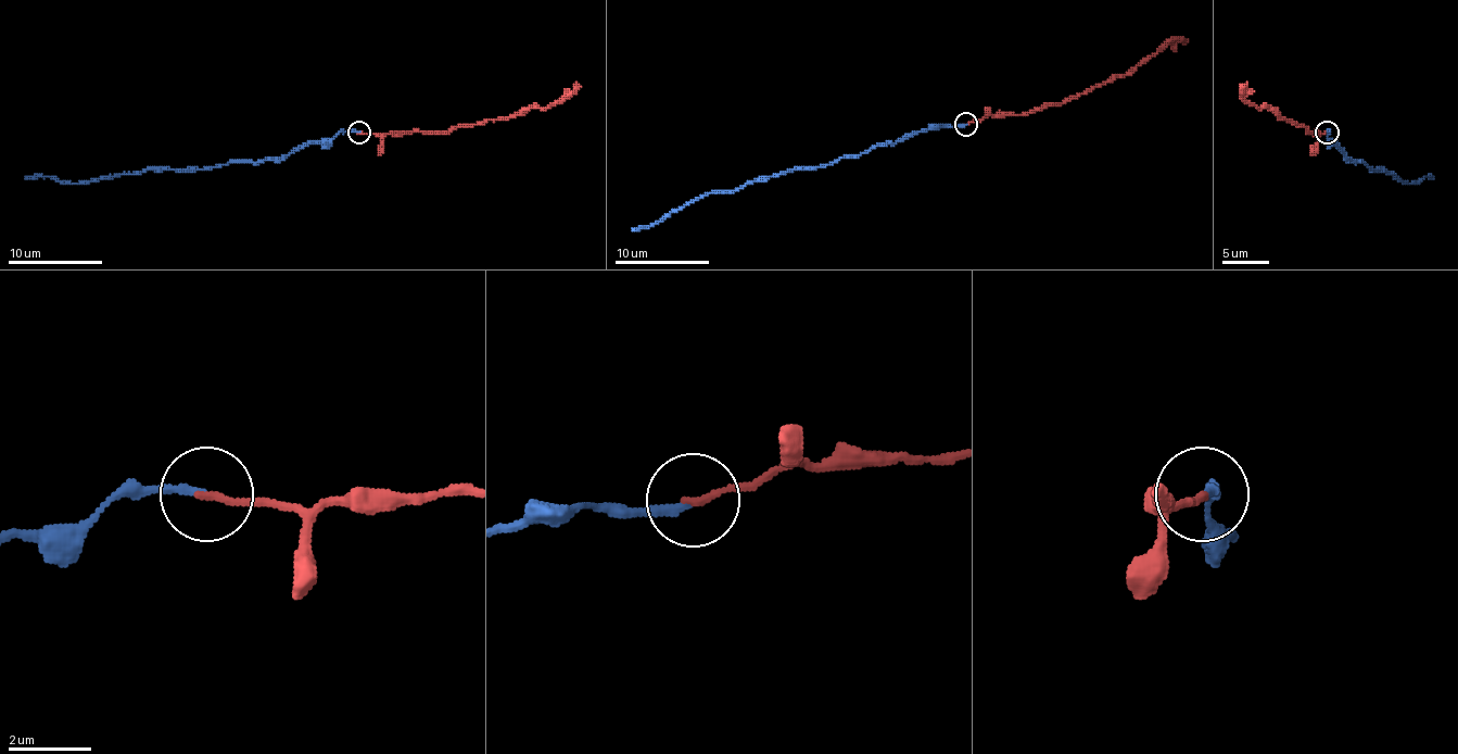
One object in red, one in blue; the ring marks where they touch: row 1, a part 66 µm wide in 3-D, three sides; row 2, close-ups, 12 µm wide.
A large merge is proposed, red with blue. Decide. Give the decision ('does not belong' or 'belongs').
belongs

